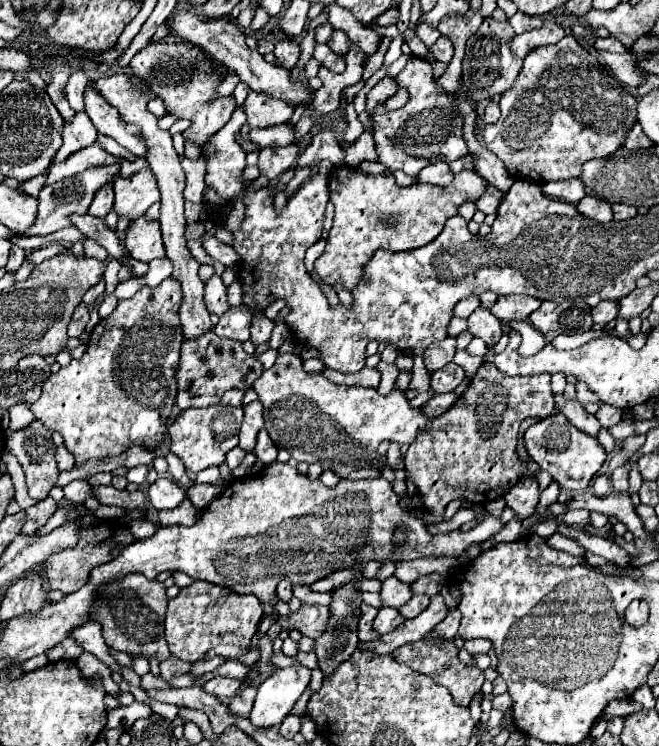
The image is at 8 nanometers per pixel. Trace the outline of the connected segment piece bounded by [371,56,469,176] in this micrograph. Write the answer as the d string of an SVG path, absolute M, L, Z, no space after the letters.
M413 56L395 76L395 82L399 90L405 88L409 92L409 100L399 110L385 110L385 106L379 104L371 114L379 162L389 170L403 170L409 176L417 176L427 164L439 160L449 164L467 156L469 148L463 140L463 118L457 110L457 98L433 82L431 64Z

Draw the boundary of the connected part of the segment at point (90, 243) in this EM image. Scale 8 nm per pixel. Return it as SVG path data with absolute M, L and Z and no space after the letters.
M87 238L87 240L83 242L83 246L85 246L85 254L87 254L87 256L93 256L93 258L97 258L97 260L107 260L107 252L105 252L105 248L103 248L99 242Z

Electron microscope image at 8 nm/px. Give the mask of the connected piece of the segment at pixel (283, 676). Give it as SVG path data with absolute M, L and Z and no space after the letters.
M307 666L281 668L265 678L257 688L257 698L249 720L253 726L269 728L283 722L303 690L309 686L311 670Z

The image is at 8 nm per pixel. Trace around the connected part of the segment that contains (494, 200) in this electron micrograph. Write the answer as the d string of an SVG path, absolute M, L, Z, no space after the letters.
M487 186L485 192L479 196L479 200L475 200L477 210L481 210L483 214L495 214L499 204L501 204L501 194L497 194L497 190L493 190L493 186Z

